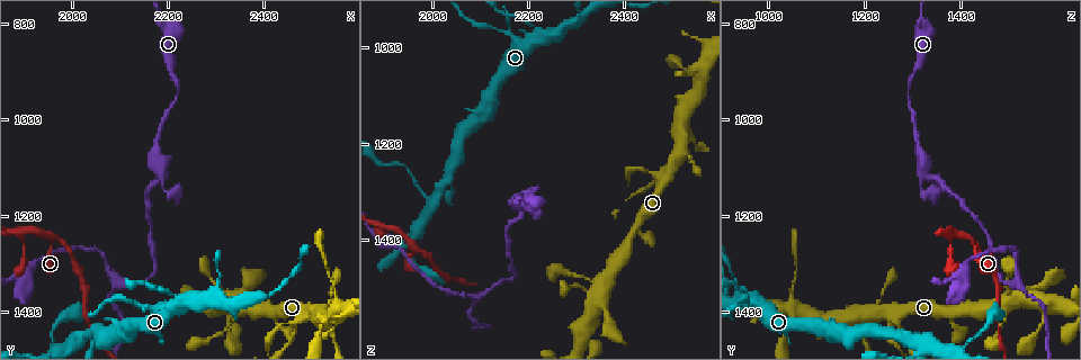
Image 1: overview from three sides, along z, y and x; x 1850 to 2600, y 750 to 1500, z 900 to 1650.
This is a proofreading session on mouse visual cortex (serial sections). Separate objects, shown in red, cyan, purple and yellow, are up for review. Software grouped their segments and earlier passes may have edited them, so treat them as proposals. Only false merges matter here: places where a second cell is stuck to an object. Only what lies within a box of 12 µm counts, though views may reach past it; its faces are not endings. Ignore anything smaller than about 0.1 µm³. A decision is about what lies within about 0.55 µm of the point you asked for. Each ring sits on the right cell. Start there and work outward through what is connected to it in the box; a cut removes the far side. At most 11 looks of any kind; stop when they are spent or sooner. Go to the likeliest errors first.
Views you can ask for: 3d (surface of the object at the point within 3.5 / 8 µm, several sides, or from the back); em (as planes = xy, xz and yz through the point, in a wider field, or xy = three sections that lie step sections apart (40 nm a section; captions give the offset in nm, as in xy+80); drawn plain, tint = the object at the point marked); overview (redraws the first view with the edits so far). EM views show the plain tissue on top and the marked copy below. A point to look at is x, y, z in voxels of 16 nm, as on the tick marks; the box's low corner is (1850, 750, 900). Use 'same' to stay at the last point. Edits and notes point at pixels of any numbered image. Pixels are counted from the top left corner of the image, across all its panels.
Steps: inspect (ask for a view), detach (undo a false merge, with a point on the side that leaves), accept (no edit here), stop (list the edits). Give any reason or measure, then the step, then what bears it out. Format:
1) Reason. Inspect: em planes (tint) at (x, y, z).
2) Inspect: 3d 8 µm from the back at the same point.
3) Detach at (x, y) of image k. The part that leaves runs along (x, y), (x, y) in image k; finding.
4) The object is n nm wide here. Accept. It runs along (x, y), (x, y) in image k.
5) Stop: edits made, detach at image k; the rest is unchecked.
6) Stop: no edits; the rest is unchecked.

Narrows sharply. Inspect: 3d 3.5 µm at (2130, 1385, 960).

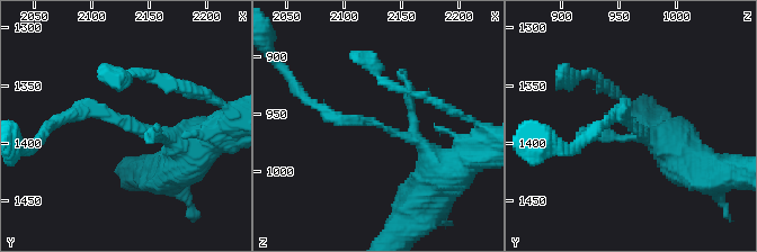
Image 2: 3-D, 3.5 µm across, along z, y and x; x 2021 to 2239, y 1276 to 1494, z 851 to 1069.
Inspect: em xy step 2 (tint) at (2132, 1382, 962).

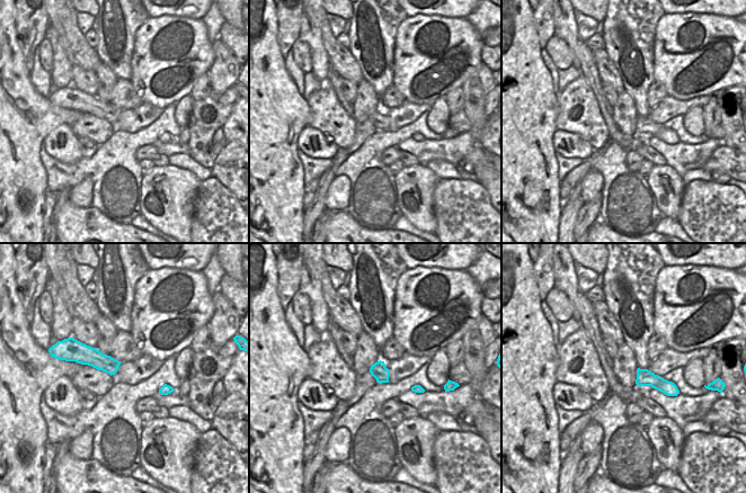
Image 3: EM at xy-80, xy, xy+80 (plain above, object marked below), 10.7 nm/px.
Cut it another way. Inspect: em planes (tint) at the same point.

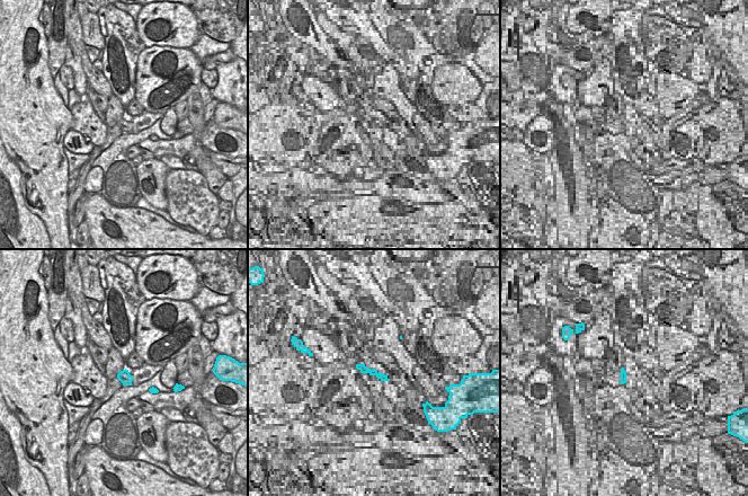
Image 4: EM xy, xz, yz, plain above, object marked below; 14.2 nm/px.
Accept. It runs along (437, 164), (413, 138), (313, 104) in image 2; all the same cell.

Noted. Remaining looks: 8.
Sharp bend. Inspect: 3d 8 µm at (1965, 1245, 1420).

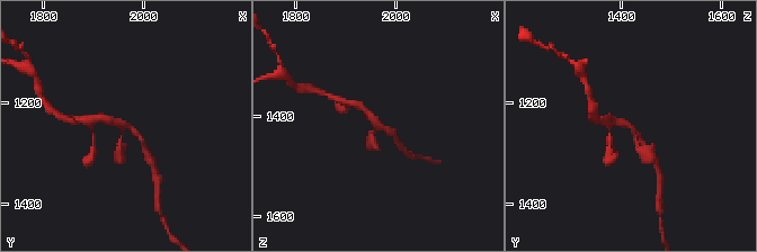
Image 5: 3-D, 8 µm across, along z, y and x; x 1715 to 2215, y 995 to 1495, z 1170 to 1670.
Inspect: 3d 3.5 µm at (1965, 1250, 1430).

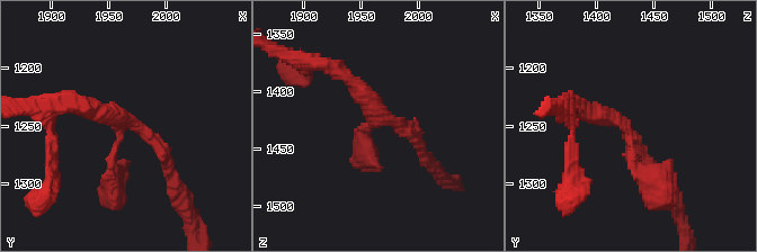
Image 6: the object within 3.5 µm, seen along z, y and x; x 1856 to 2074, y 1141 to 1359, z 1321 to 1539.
Inspect: em xy step 3 (tint) at (1966, 1248, 1424).

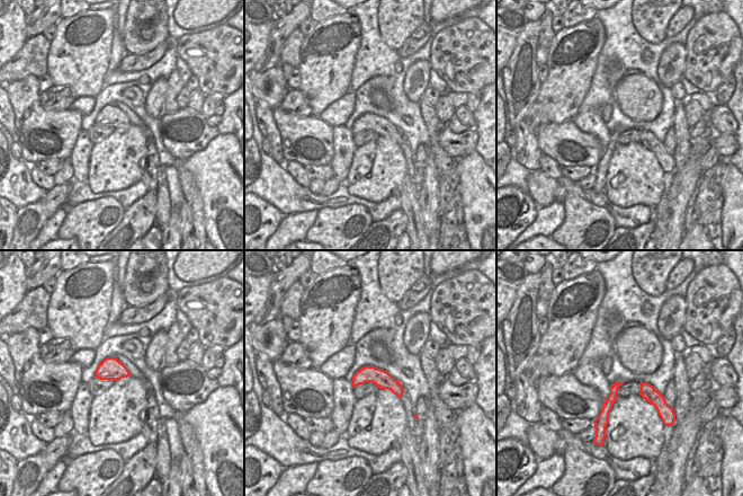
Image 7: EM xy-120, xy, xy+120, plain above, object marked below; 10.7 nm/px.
The object is 190 nm wide here. Accept. It runs along (658, 180), (623, 122), (571, 105) in image 6; one cell here.

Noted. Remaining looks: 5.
Sudden change in width. Inspect: 3d 3.5 µm at (2465, 1425, 1270).

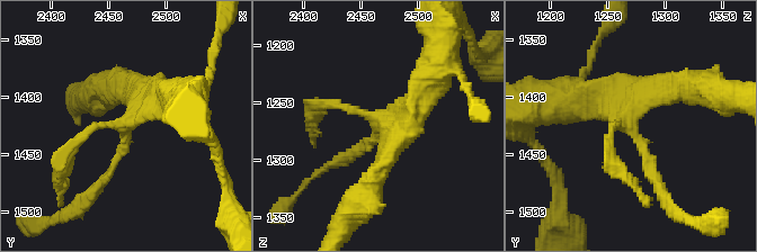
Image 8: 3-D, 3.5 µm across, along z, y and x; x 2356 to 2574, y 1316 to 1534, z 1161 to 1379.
Inspect: em xy step 3 (tint) at (2462, 1428, 1272).

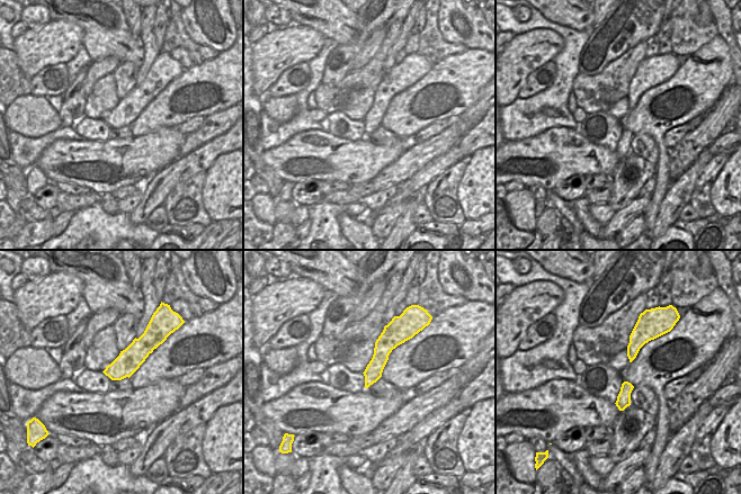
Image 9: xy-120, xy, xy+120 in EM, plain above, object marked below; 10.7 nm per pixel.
Accept. It runs along (134, 89), (144, 89), (124, 147), (96, 186) in image 8; continuous, no second cell.

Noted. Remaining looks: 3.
Abrupt turn. Inspect: 3d 8 µm from the back at (2170, 1065, 1320).

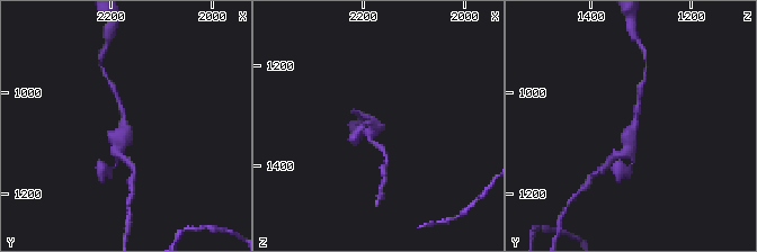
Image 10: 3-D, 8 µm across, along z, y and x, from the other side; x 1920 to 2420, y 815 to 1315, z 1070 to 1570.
Closer look. Inspect: 3d 3.5 µm at (2175, 1070, 1315).

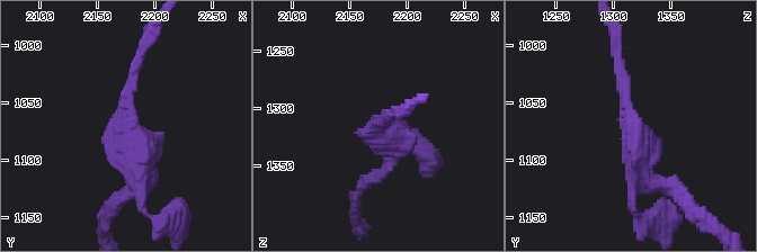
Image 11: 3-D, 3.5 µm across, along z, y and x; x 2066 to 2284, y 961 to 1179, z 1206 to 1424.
The arms are 200, 350 nm wide; need the tissue. Inspect: em planes (tint) at (2172, 1070, 1318).

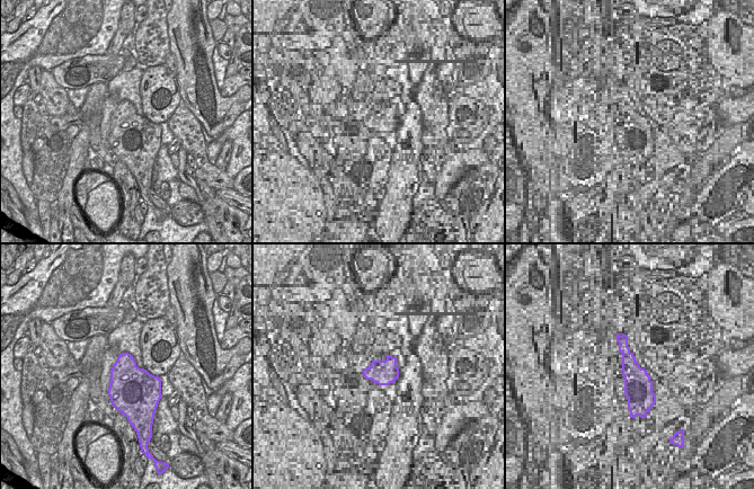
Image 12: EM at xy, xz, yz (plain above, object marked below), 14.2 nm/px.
Detach at (409, 132) of image 11. The part that leaves runs along (629, 108), (638, 170), (673, 187) in image 11; two cells meet here.

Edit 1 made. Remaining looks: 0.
Stop: edits made, detach at image 11; the rest is unchecked.

